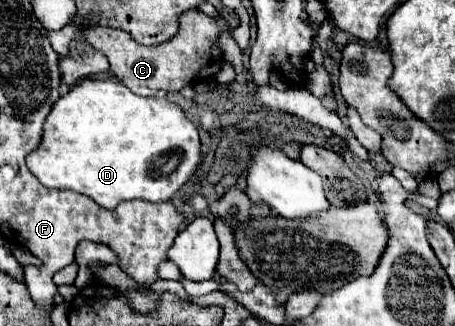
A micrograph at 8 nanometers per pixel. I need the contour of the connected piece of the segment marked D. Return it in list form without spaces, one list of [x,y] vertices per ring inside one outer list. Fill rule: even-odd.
[[[84,79],[82,83],[78,83],[72,91],[62,95],[52,105],[52,111],[48,113],[48,117],[44,121],[42,141],[40,141],[38,149],[32,151],[26,157],[26,165],[38,177],[38,181],[42,185],[46,185],[50,189],[70,189],[70,191],[82,193],[82,195],[90,197],[92,201],[96,201],[104,209],[116,209],[118,203],[132,201],[132,199],[142,199],[142,201],[158,203],[158,201],[168,201],[190,179],[190,175],[198,169],[198,165],[200,165],[200,137],[198,137],[198,129],[188,121],[188,117],[184,115],[184,111],[178,105],[174,105],[174,103],[170,103],[166,99],[158,99],[158,97],[140,97],[140,95],[128,91],[128,87],[124,87],[120,81],[112,81],[112,79],[106,79],[106,81]]]

